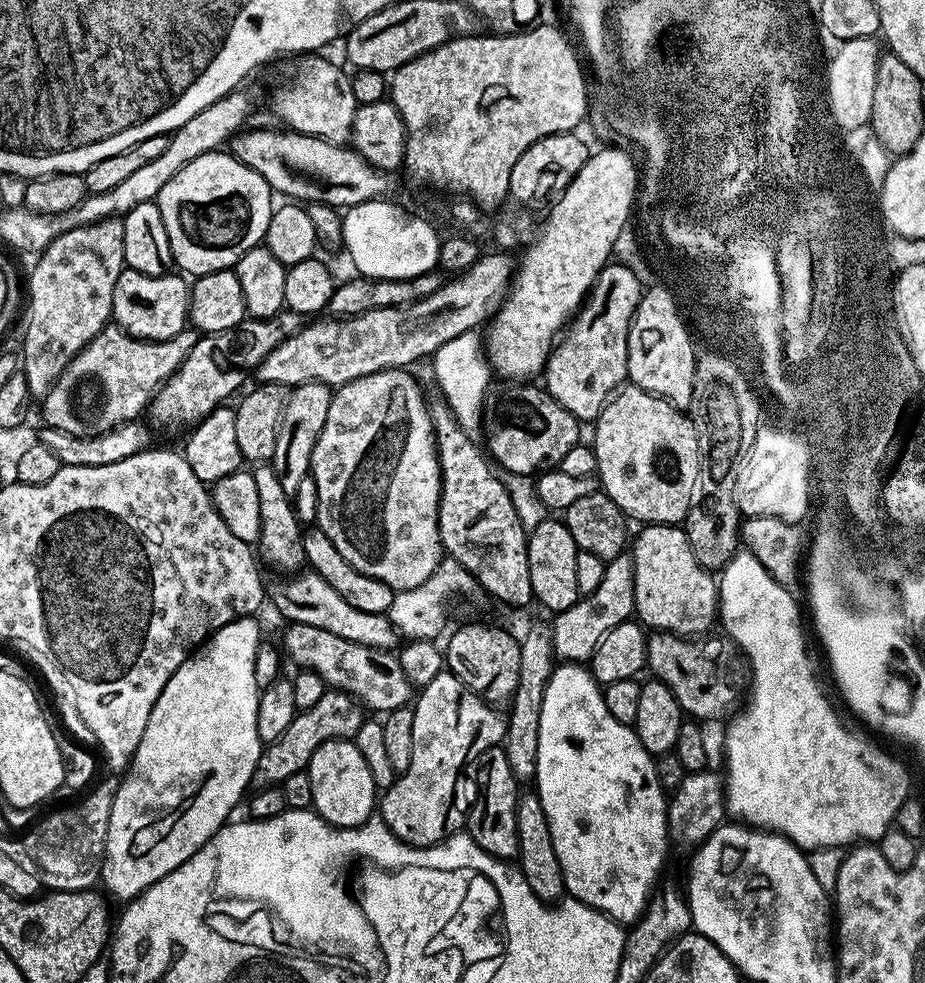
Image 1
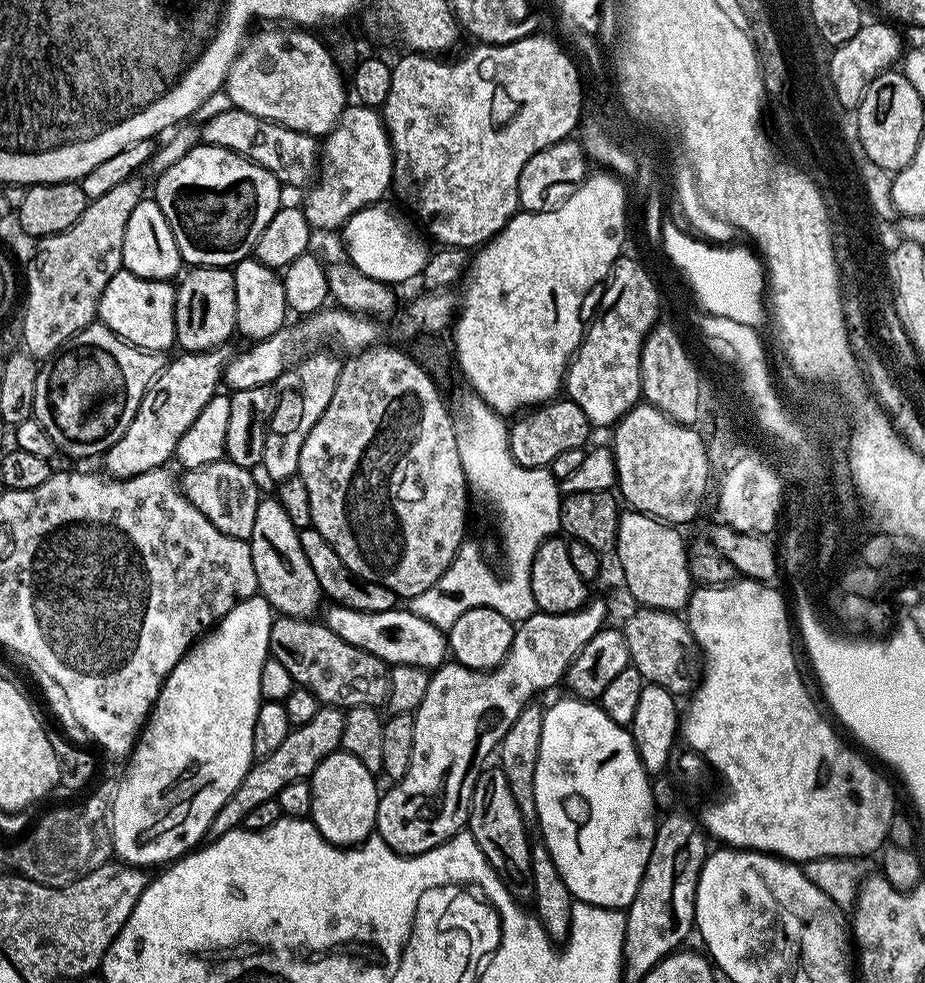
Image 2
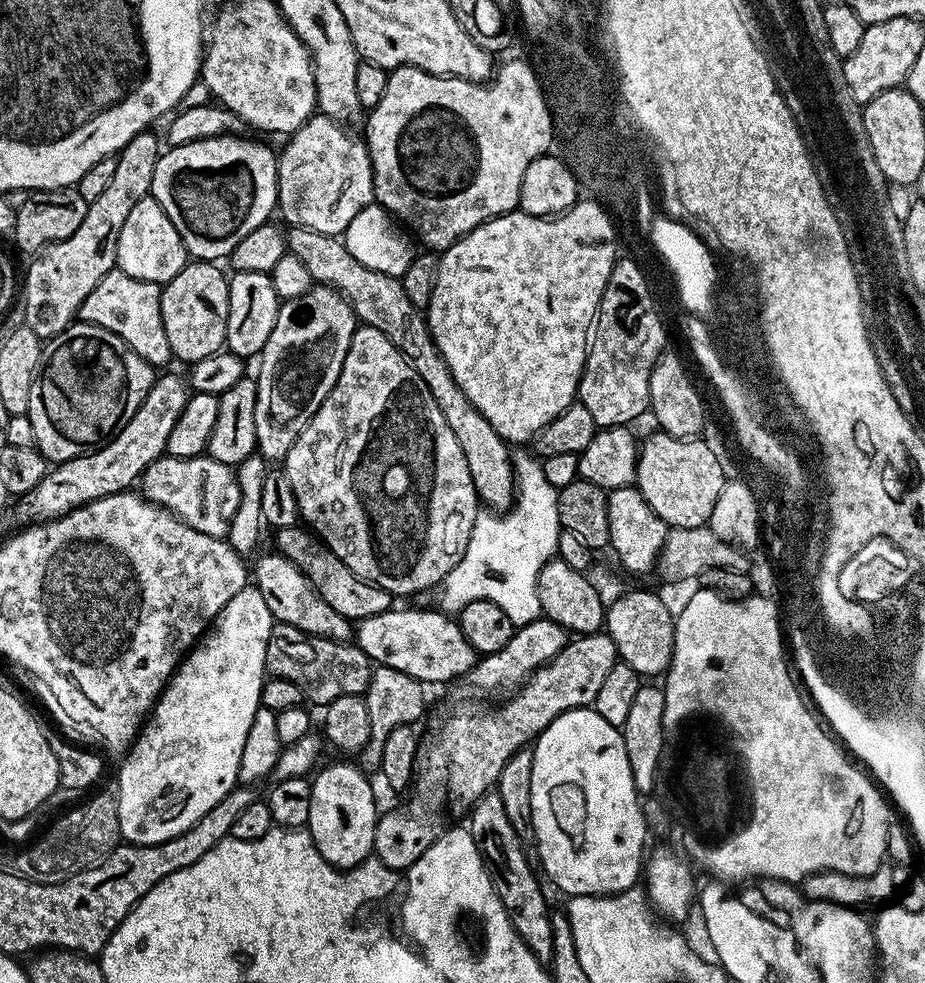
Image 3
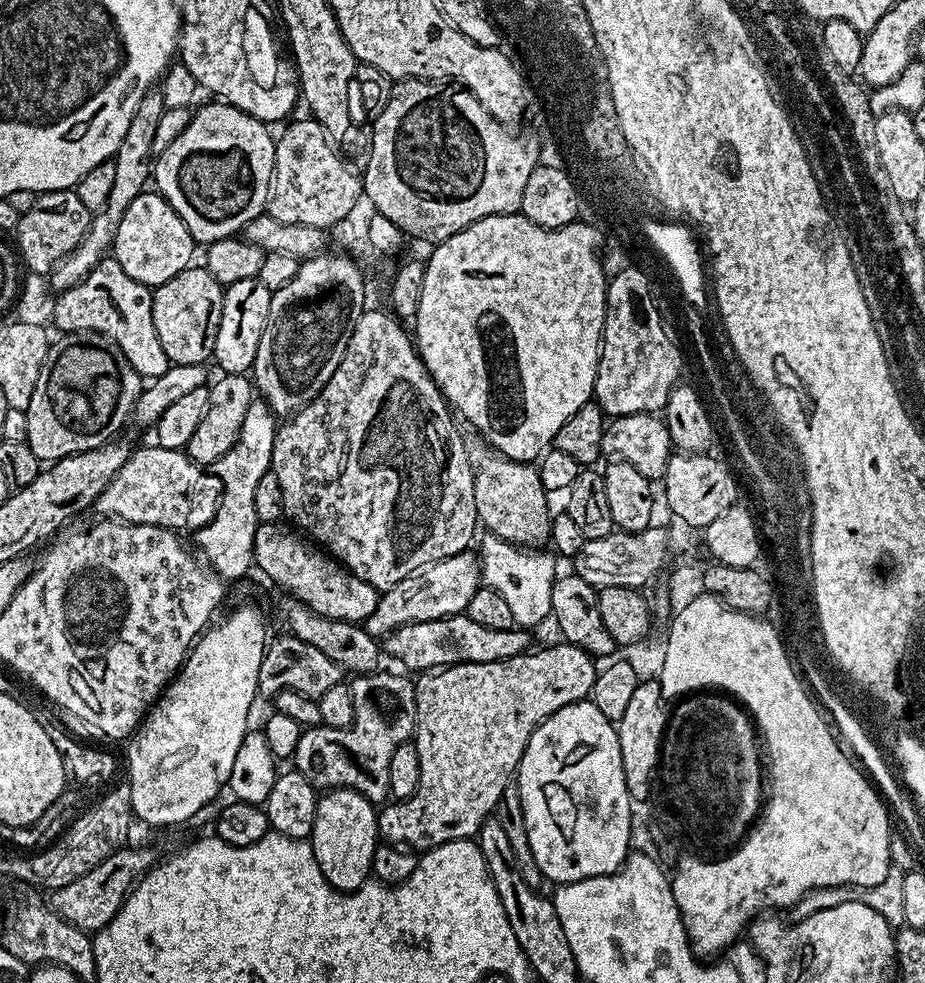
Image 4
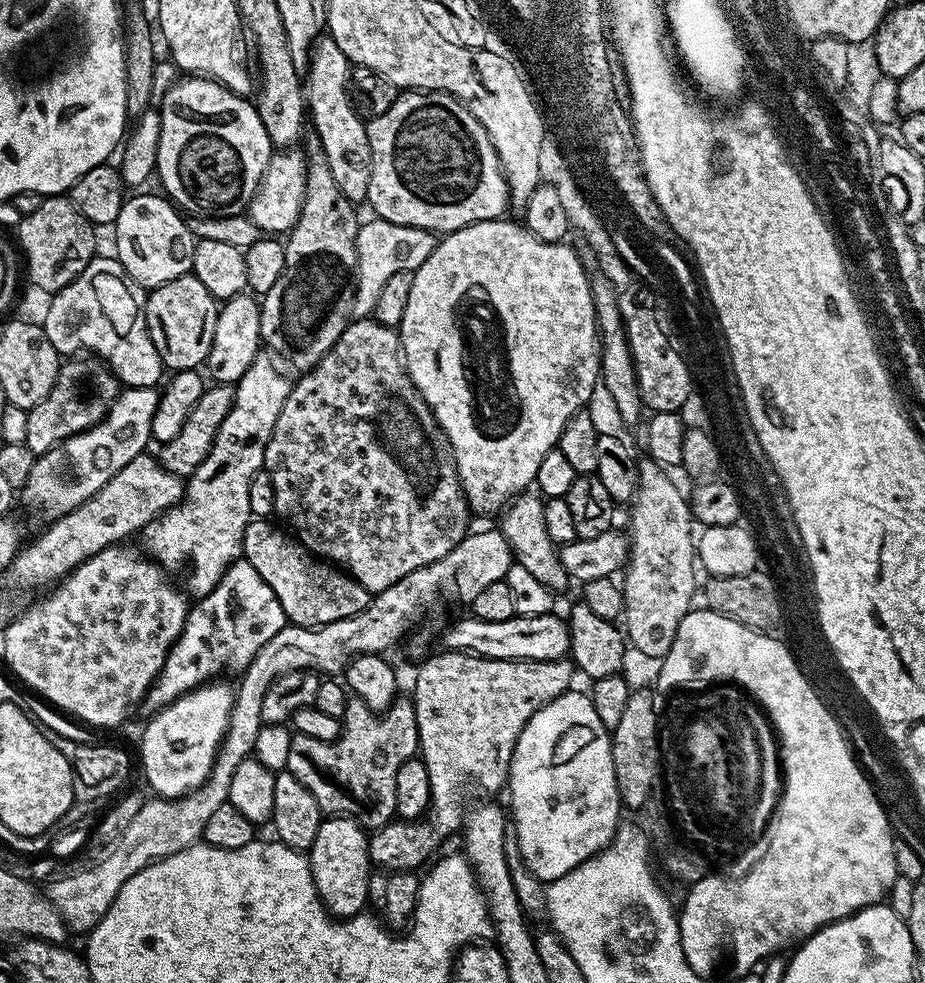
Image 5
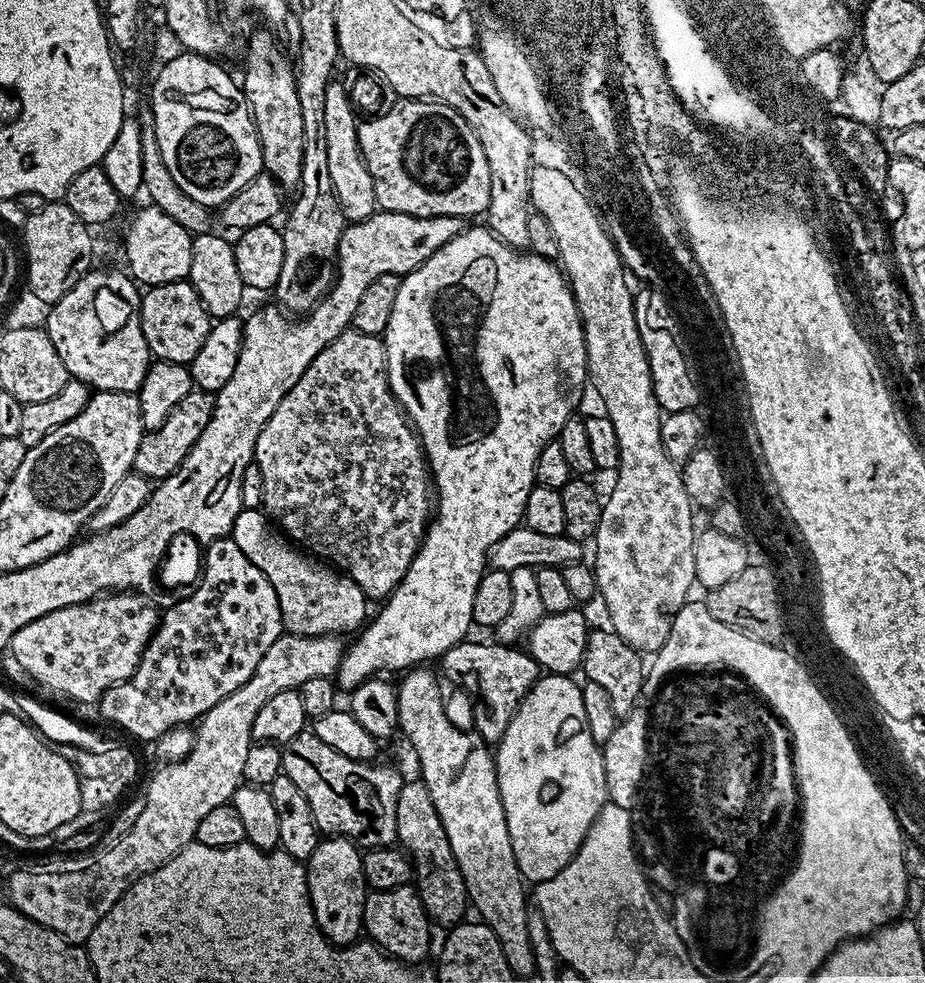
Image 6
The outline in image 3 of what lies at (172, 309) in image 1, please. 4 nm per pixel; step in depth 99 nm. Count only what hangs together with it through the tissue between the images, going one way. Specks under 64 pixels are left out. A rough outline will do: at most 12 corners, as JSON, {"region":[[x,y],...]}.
{"region":[[113,270],[78,316],[147,364],[173,359],[161,285]]}

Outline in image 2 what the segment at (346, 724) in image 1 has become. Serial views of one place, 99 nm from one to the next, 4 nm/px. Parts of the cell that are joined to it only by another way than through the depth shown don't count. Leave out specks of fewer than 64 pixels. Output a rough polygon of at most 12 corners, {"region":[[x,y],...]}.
{"region":[[321,706],[253,759],[208,836],[241,827],[261,802],[308,780],[342,742],[345,709]]}

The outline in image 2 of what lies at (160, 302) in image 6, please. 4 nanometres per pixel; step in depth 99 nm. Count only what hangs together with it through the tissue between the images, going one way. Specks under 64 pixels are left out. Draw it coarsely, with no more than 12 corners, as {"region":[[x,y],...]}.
{"region":[[233,269],[179,277],[176,344],[227,345],[236,332]]}

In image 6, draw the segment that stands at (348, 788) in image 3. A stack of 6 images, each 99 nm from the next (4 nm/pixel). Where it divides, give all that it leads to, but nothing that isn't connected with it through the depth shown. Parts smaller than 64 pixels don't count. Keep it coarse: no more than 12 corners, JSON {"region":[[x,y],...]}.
{"region":[[321,839],[306,862],[316,927],[328,943],[361,939],[362,852]]}

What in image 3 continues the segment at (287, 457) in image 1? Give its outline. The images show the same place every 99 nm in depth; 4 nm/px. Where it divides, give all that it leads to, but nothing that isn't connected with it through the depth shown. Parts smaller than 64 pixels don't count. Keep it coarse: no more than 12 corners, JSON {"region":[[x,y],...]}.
{"region":[[281,303],[254,373],[256,447],[283,462],[346,362],[356,311]]}

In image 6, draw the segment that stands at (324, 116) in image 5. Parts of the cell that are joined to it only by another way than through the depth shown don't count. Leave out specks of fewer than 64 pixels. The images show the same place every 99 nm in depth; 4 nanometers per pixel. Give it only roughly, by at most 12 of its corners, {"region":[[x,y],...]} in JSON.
{"region":[[344,85],[326,90],[326,151],[345,221],[378,208]]}

